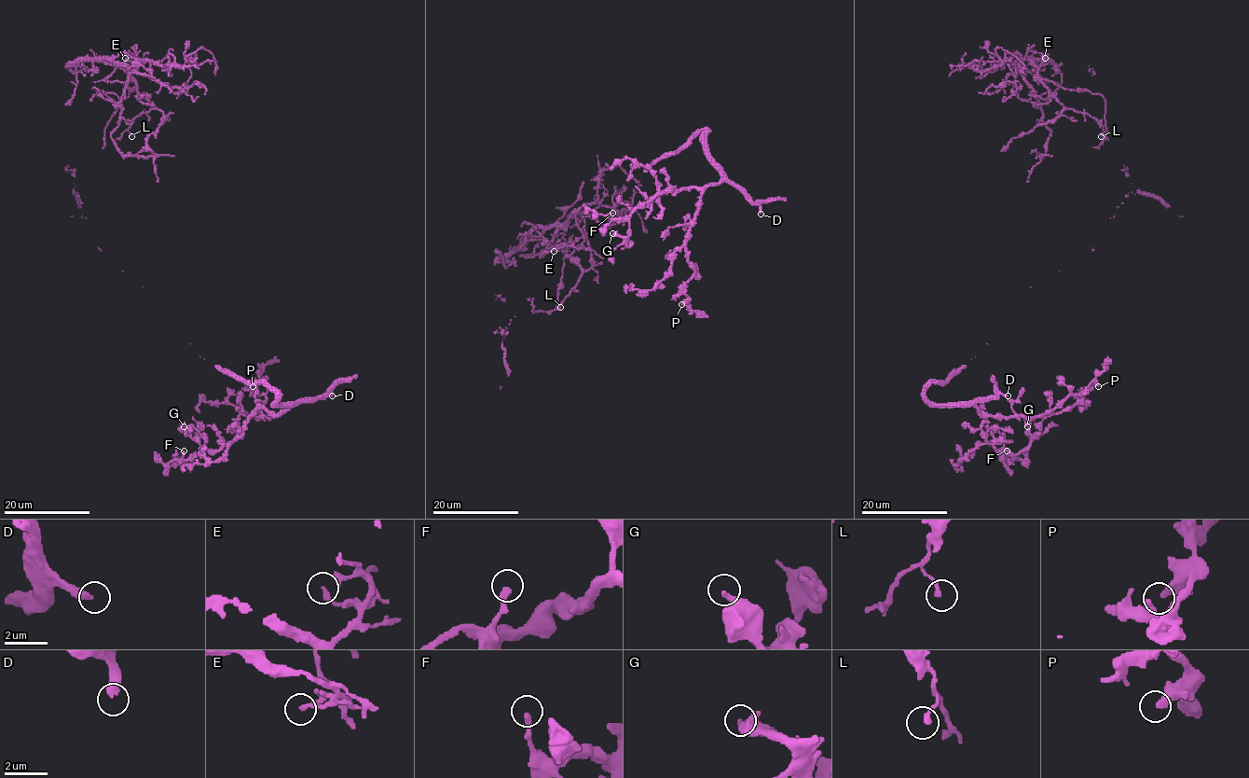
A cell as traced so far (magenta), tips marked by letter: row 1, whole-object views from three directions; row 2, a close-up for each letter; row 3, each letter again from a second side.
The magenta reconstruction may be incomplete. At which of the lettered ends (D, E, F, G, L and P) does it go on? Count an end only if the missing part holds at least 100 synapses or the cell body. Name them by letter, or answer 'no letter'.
D

